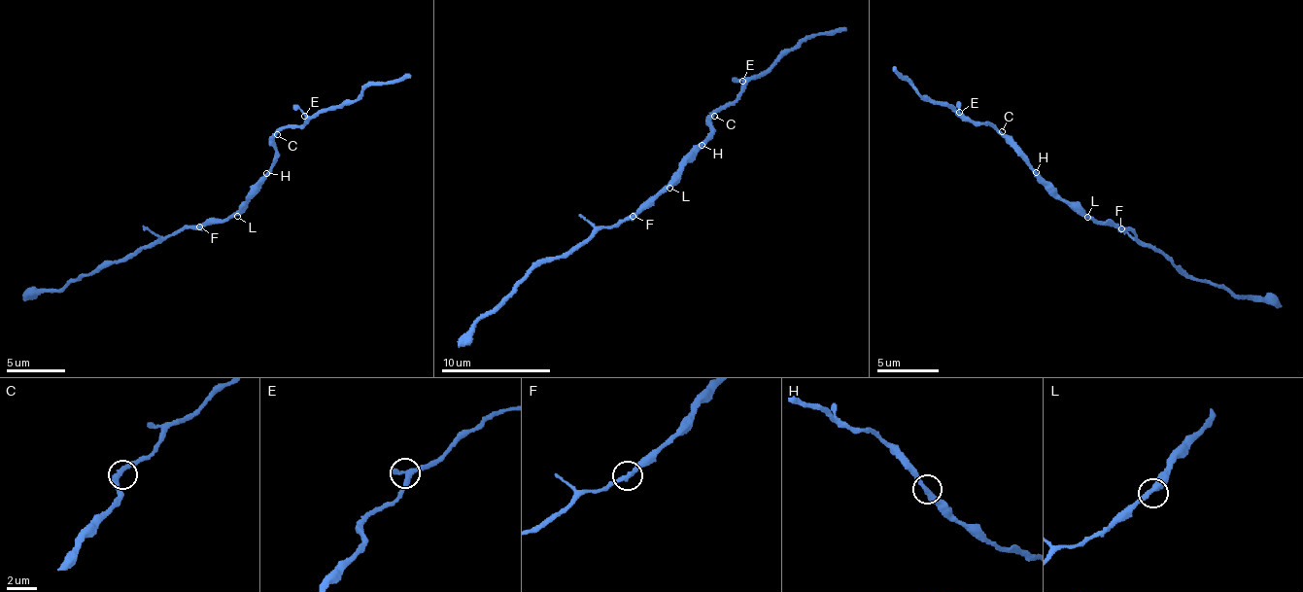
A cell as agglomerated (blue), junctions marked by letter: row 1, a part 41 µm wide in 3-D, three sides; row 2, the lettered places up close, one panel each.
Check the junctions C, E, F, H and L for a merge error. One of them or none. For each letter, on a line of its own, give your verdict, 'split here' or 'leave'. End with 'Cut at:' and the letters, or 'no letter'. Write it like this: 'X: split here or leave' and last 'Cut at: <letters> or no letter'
C: leave
E: leave
F: leave
H: leave
L: leave
Cut at: no letter

